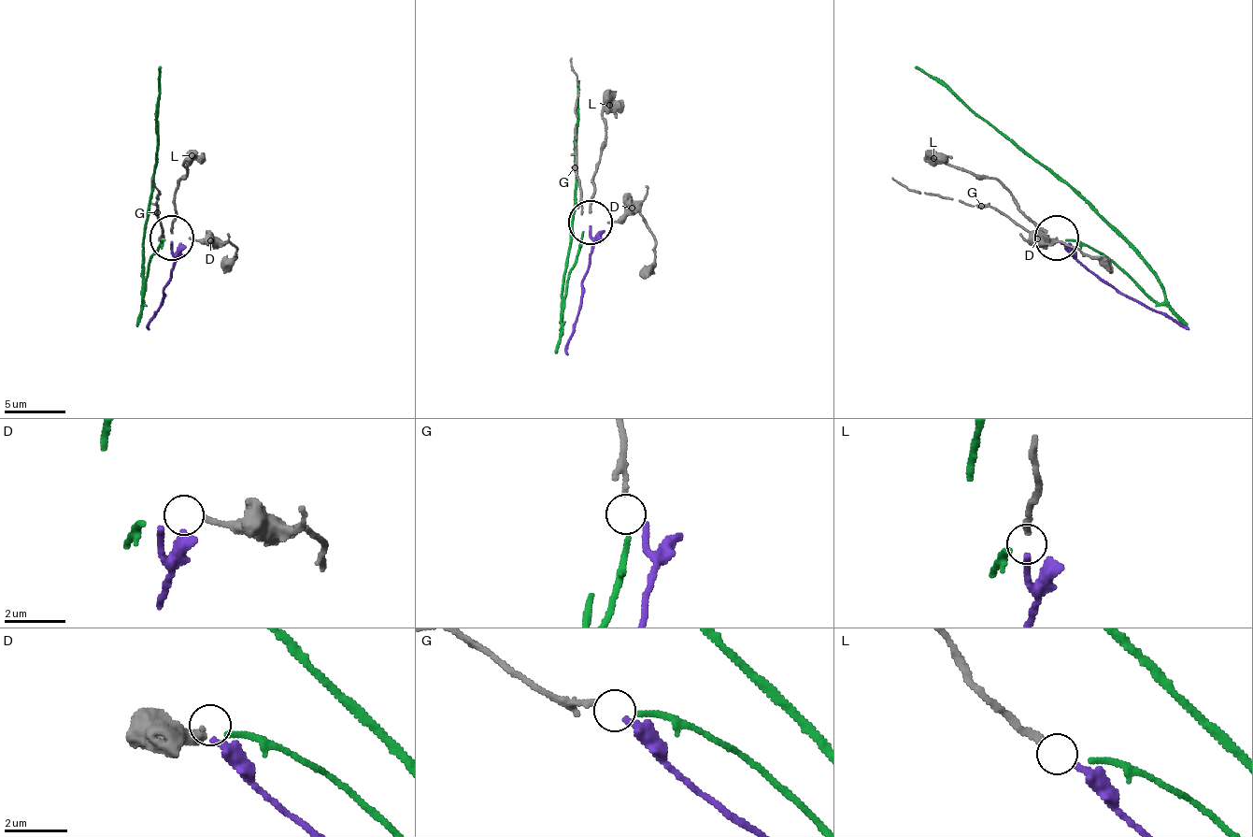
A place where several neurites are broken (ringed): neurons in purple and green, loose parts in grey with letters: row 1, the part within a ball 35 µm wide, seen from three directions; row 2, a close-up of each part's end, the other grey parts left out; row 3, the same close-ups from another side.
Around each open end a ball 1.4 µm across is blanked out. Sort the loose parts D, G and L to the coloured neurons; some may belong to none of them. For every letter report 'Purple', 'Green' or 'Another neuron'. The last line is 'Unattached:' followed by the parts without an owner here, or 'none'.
D: Another neuron
G: Green
L: Purple
Unattached: D

